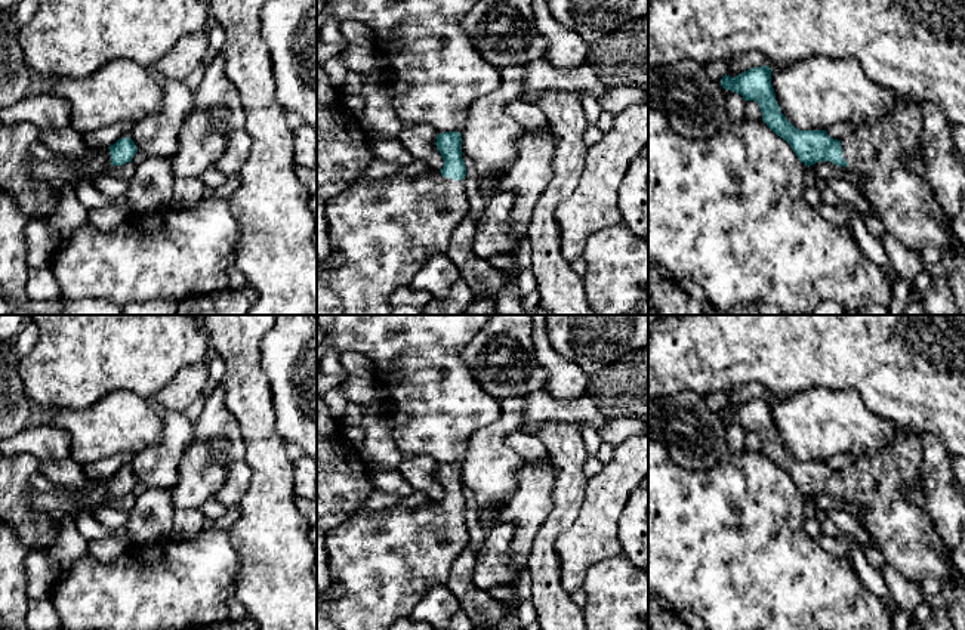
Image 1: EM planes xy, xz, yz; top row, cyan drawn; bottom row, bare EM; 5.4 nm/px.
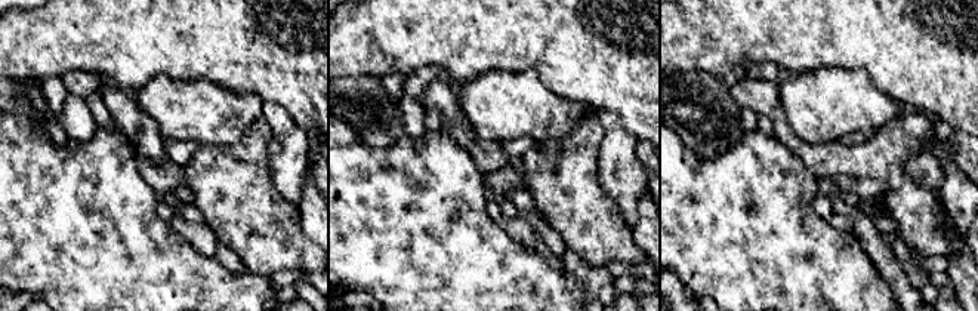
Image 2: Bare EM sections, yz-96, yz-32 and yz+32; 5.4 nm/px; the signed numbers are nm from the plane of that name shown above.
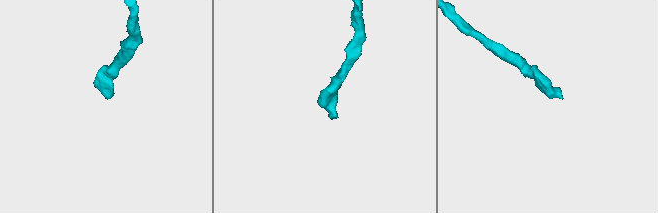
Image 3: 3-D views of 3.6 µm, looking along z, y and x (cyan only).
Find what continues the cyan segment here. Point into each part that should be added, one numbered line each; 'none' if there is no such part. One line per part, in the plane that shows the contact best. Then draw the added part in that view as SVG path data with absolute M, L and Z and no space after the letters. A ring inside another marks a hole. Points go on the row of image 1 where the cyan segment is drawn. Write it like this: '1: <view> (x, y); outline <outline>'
1: xz (388, 228); outline M428 170L416 177L398 175L371 180L357 180L339 195L324 203L329 222L332 254L342 251L345 260L327 268L326 260L317 263L317 315L388 315L389 294L410 285L417 271L432 257L445 253L450 237L457 225L469 214L465 179L444 177L440 170Z

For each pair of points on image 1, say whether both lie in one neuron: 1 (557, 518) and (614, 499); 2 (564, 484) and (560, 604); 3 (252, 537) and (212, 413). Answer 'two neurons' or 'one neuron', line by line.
1: two neurons
2: one neuron
3: two neurons

